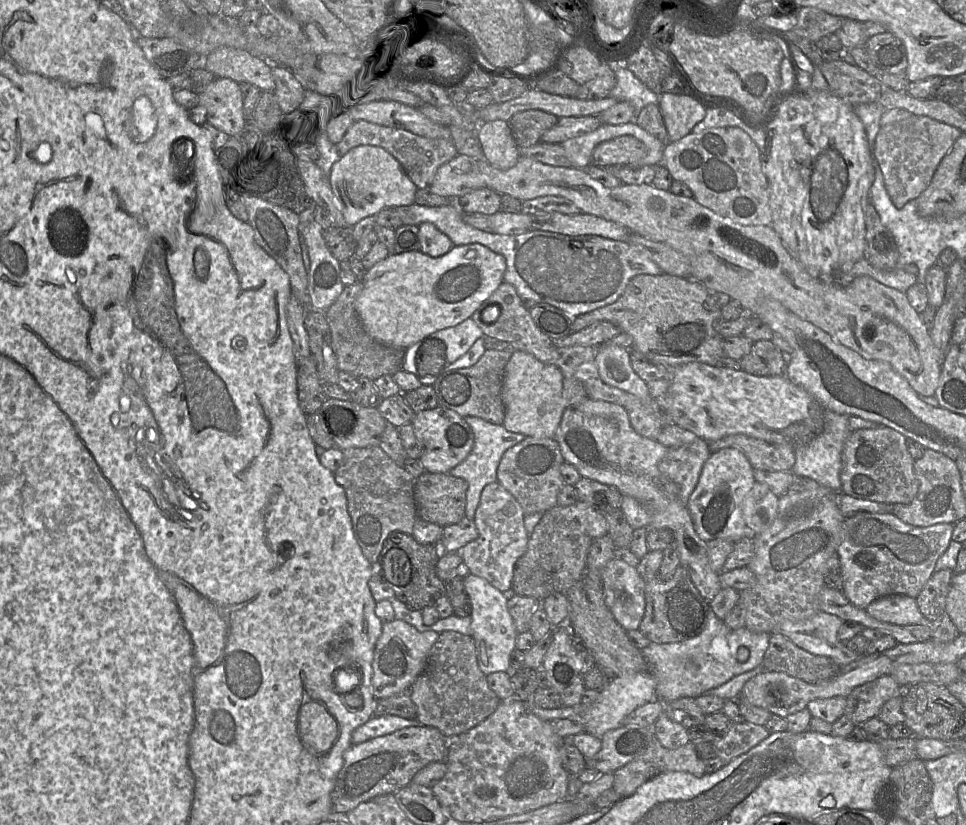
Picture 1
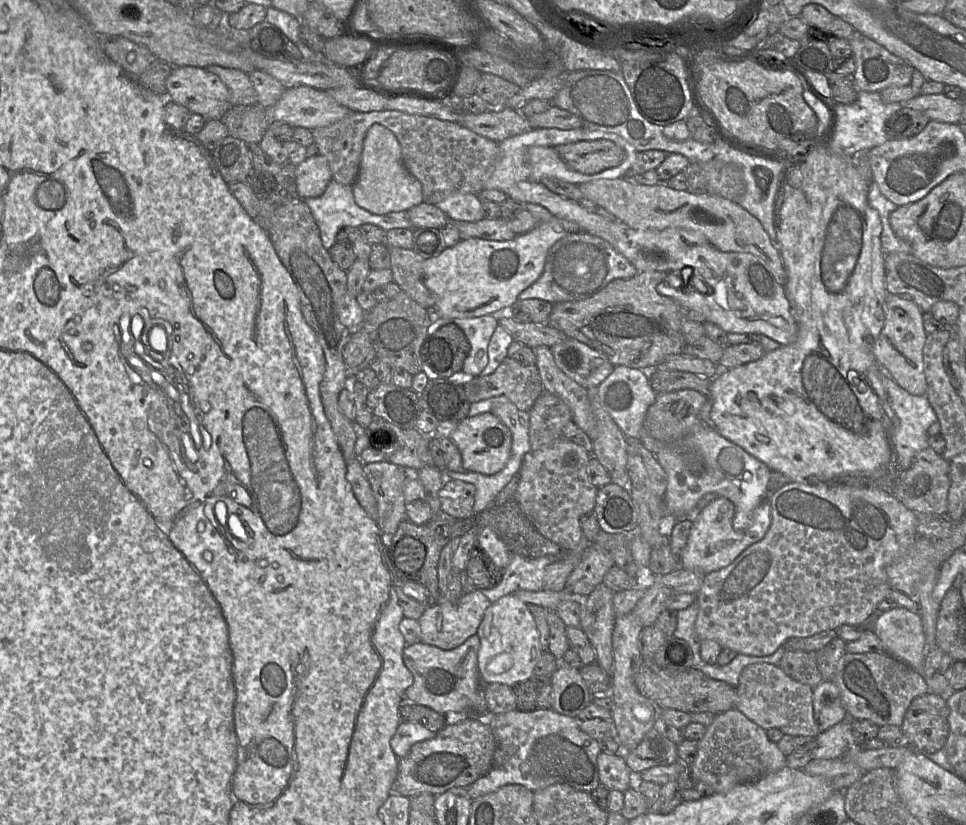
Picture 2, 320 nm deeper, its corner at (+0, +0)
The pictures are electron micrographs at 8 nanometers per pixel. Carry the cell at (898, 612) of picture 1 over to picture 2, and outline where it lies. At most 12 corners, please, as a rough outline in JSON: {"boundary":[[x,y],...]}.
{"boundary":[[875,613],[871,629],[884,651],[924,668],[926,640],[919,613]]}

